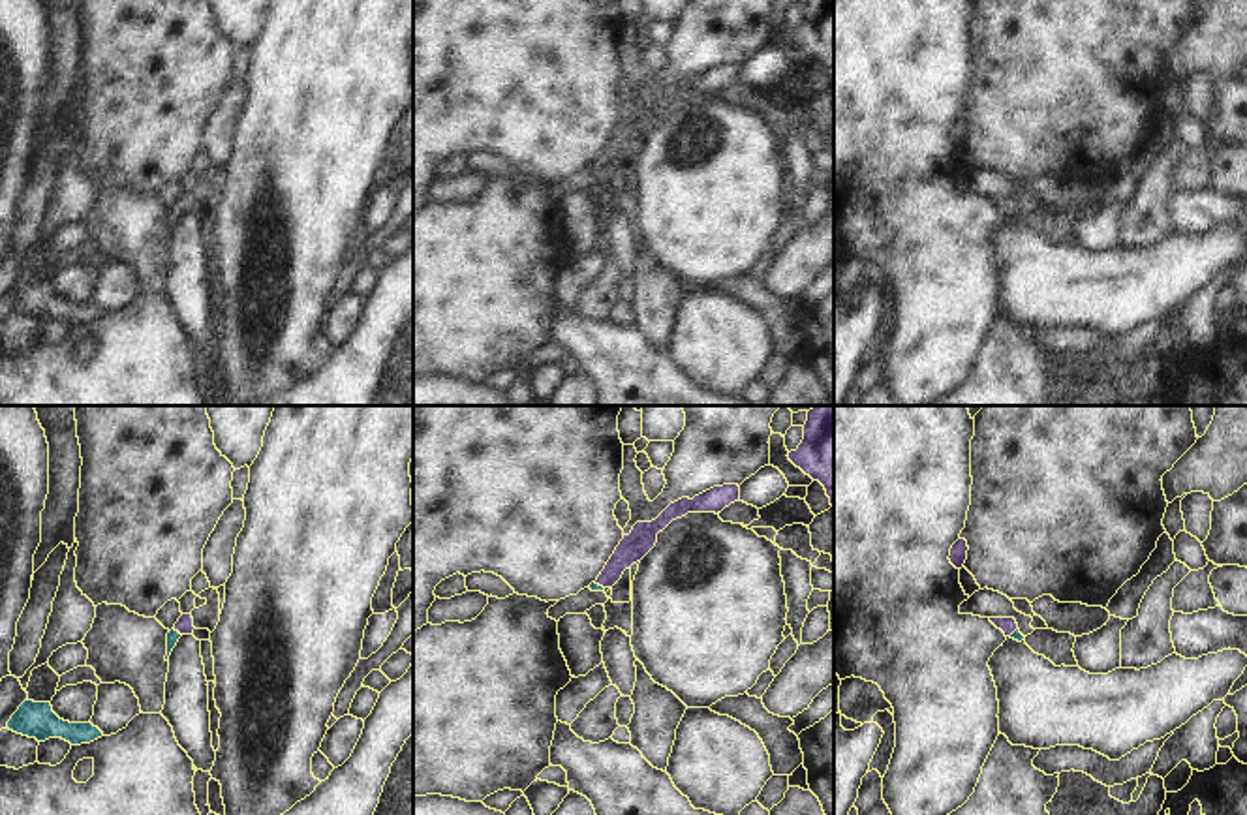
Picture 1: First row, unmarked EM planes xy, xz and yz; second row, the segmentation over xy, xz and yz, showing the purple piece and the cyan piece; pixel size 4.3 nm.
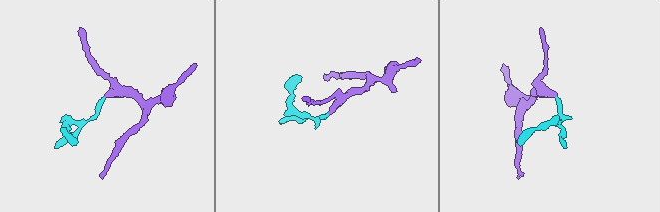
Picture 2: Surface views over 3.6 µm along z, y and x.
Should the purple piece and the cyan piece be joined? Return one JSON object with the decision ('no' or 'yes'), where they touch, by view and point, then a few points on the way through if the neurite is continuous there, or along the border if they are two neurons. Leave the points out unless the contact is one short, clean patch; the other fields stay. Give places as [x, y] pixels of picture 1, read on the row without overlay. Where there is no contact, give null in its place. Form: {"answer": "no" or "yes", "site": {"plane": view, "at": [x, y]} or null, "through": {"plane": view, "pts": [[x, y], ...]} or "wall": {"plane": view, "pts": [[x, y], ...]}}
{"answer": "yes", "site": {"plane": "xy", "at": [177, 209]}, "through": {"plane": "xy", "pts": [[184, 205], [177, 209], [173, 215]]}}

